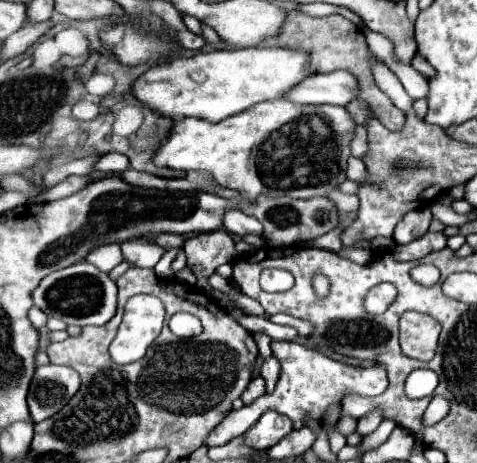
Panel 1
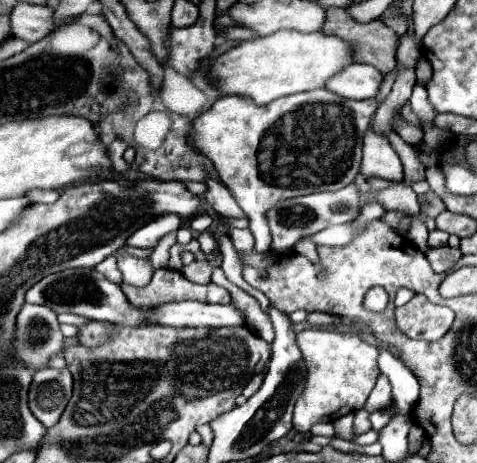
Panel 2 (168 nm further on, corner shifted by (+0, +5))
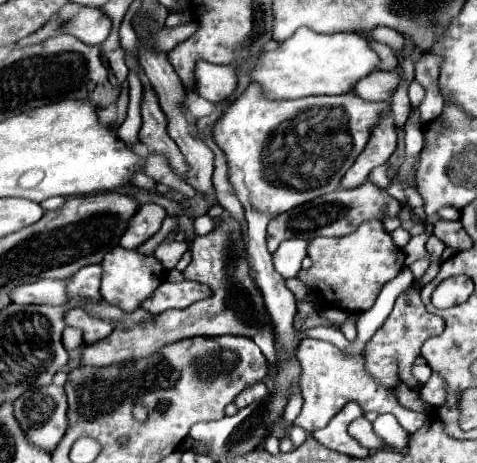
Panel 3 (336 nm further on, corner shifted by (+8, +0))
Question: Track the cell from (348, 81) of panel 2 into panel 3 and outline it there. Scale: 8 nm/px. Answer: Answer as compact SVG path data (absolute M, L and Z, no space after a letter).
M396 70L392 72L374 72L364 76L354 88L352 92L356 92L360 98L368 100L368 102L380 102L380 100L390 100L394 90L396 90L396 82L400 82L400 76L396 74Z

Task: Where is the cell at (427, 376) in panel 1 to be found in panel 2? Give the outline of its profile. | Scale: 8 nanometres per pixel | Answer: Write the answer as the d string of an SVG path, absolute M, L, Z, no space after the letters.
M378 347L378 365L382 375L388 377L392 385L392 395L396 399L396 407L400 415L406 415L412 411L412 405L416 405L420 395L420 381L418 377L404 365L404 361L398 361L398 357L388 355L388 349Z

